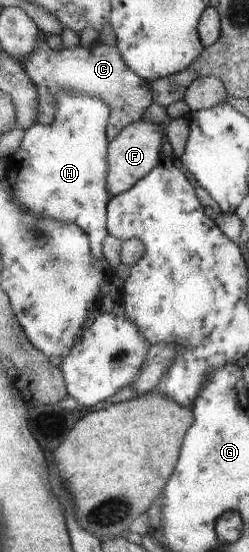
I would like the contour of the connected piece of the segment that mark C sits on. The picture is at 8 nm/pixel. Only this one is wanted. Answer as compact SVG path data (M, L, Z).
M41 31L37 49L22 64L39 93L37 124L42 126L53 124L57 95L61 95L65 91L83 93L83 95L107 101L107 106L111 109L106 130L109 141L113 141L131 123L143 120L145 111L152 104L151 85L135 71L131 71L131 67L127 67L126 60L123 59L117 45L110 46L100 42L97 47L87 49L80 43L73 49L66 47L55 51L49 47L49 43L46 41L47 36L45 31Z

